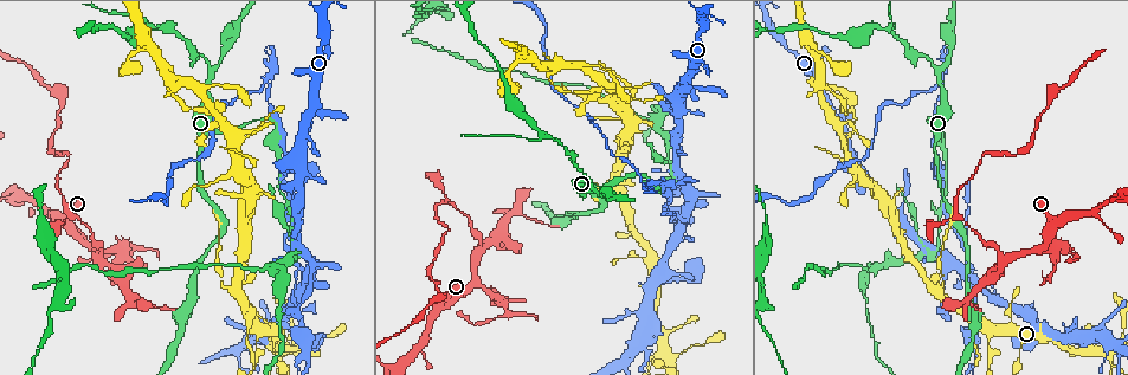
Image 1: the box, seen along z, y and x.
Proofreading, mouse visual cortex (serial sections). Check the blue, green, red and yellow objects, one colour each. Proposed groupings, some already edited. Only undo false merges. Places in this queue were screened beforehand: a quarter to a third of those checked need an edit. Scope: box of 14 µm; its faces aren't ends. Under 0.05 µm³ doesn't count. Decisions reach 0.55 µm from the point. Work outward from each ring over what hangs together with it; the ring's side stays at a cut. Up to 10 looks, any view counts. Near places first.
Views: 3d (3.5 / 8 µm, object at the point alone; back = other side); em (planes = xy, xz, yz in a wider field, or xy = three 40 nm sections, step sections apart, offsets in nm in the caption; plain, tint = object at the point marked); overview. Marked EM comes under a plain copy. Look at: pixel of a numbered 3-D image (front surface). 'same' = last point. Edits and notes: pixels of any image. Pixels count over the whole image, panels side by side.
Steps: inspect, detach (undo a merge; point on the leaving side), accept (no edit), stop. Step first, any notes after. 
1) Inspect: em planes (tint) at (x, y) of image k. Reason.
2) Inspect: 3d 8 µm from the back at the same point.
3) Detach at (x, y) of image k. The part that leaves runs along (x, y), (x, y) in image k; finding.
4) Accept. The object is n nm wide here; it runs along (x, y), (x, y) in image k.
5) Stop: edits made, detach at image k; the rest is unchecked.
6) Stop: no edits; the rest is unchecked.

Inspect: 3d 8 µm at (474, 286) of image 1. Arms part here.

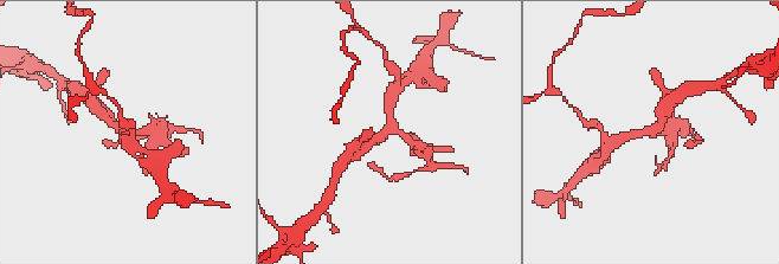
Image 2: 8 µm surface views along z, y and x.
Inspect: em xy step 1 (tint) at (653, 129) of image 2. 3 arms meet here; the arms are 250, 300, 350 nm wide.

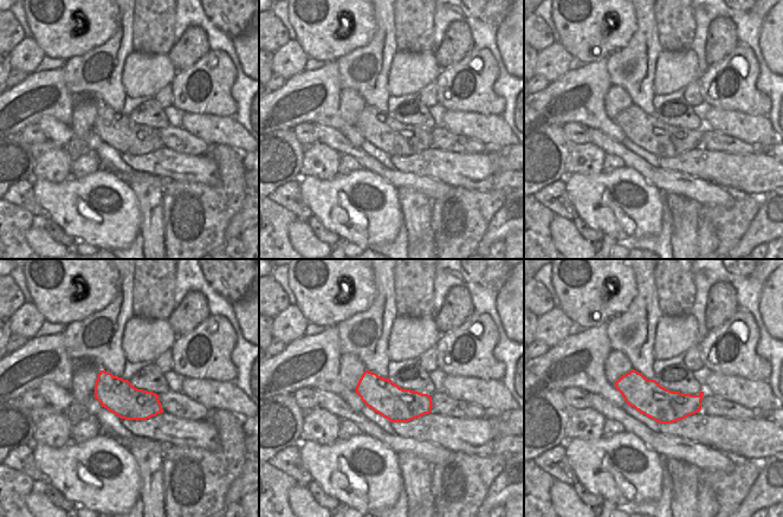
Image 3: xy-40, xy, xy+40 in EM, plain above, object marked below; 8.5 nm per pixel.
Detach at (673, 142) of image 2. The part that leaves runs along (663, 132), (680, 122), (691, 130) in image 2; a second cell is stuck on.

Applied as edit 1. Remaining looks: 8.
Inspect: 3d 8 µm from the back at (666, 353) of image 1. Looks like a crossing.

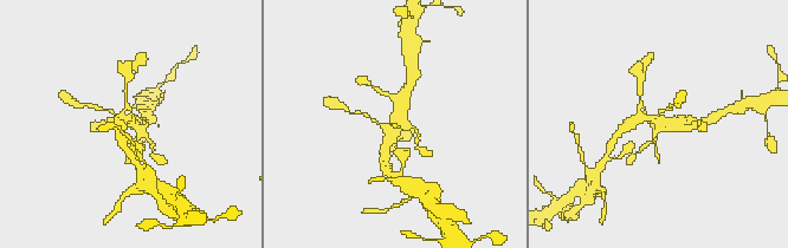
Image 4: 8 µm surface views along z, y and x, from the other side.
Inspect: 3d 3.5 µm at (398, 124) of image 4.

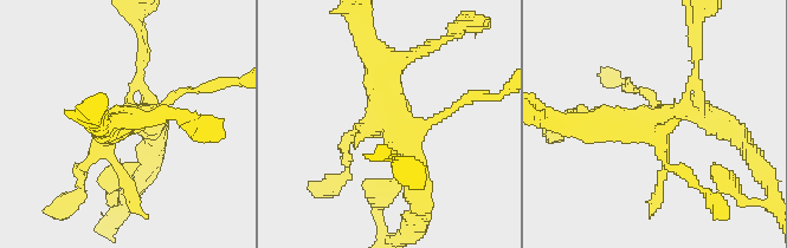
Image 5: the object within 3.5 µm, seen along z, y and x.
Inspect: em xy step 1 (tint) at (394, 123) of image 5. 4 arms meet here; the arms are 150, 150, 250, 350 nm wide.

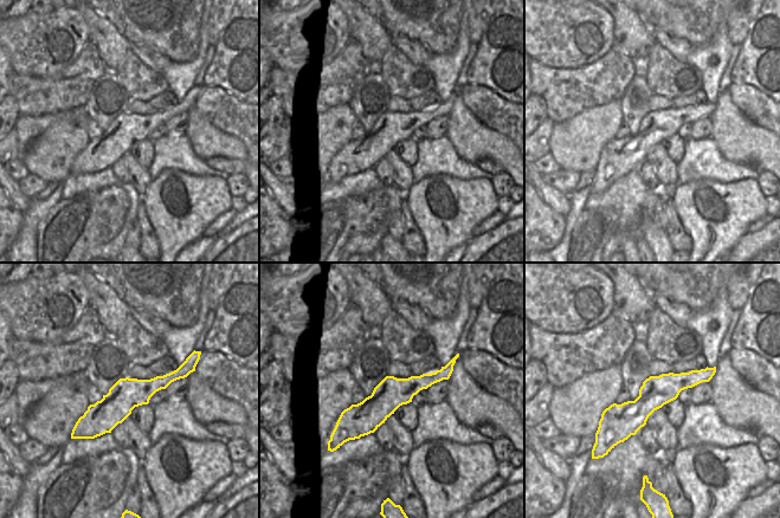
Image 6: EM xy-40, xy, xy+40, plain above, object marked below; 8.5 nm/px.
Accept. The object is 260 nm wide here; it runs along (447, 369), (393, 392), (342, 432) in image 6; one cell here.

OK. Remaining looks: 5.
Inspect: 3d 3.5 µm from the back at (261, 330) of image 1. Thin neck.

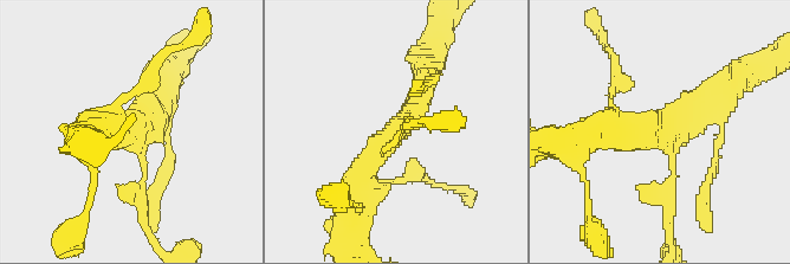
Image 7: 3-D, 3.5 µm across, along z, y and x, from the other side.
Inspect: em xy step 1 (tint) at (661, 134) of image 7. Now the EM.

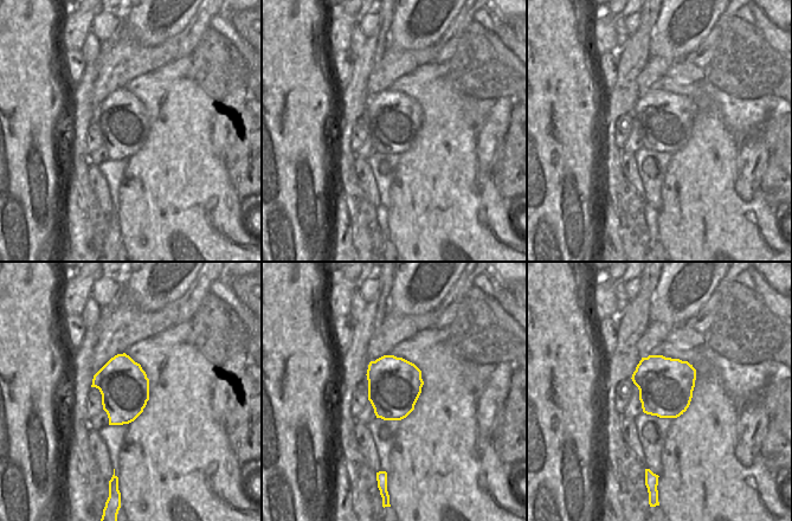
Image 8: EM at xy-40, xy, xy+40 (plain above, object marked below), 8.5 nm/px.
Accept. The object is 460 nm wide here; it runs along (353, 195), (419, 104), (426, 77) in image 7; continuous, no second cell.

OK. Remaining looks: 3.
Inspect: 3d 8 µm at (621, 105) of image 1. Three-way junction.

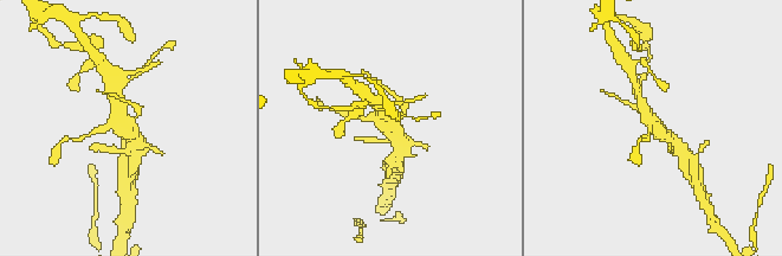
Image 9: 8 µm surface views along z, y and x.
Inspect: em xy step 5 (tint) at (124, 124) of image 9. Shape alone is not enough.

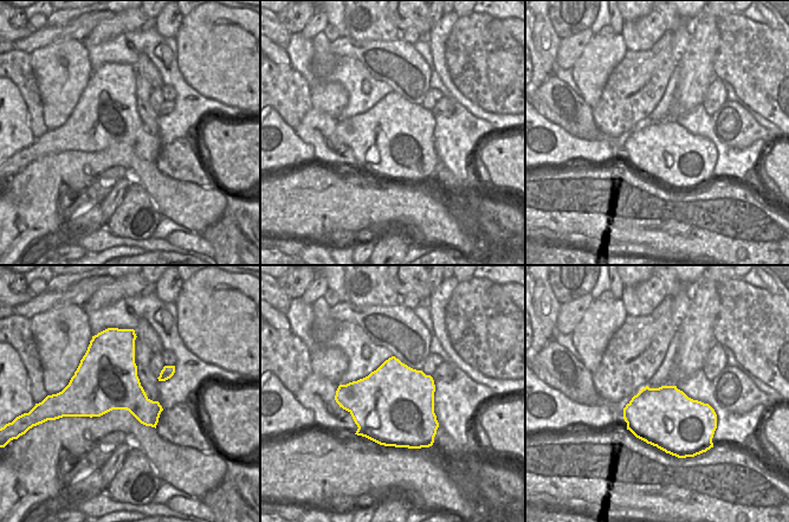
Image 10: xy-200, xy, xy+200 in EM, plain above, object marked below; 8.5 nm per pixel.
Accept. It runs along (678, 144), (657, 128), (639, 96) in image 9; all the same cell.

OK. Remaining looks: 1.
Stop: edits made, detach at image 2; the rest is unchecked.

